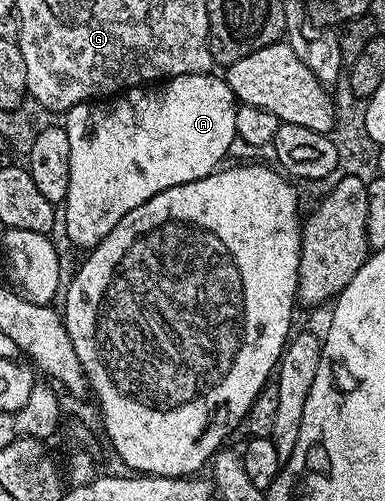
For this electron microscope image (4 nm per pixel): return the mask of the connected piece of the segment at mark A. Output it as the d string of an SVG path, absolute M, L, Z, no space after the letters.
M201 72L200 74L172 76L169 80L159 83L157 86L127 88L125 92L115 95L113 98L103 99L101 102L77 104L72 106L69 112L65 113L64 120L66 121L64 121L64 127L68 134L68 146L70 147L68 194L64 205L64 211L66 211L66 236L76 247L82 248L81 250L95 248L112 230L112 226L116 226L116 222L120 222L120 218L124 218L124 214L136 210L136 206L148 202L148 198L152 198L172 186L180 186L181 184L187 184L193 180L209 176L211 172L215 171L223 163L221 160L225 158L226 151L233 146L234 142L236 143L236 116L239 103L234 99L234 92L228 87L225 79L221 75L214 75Z

